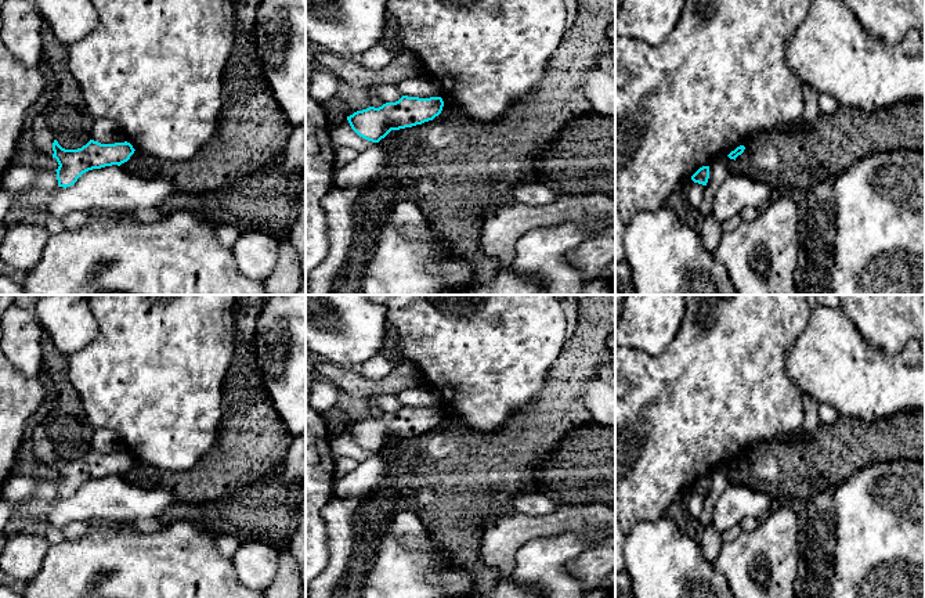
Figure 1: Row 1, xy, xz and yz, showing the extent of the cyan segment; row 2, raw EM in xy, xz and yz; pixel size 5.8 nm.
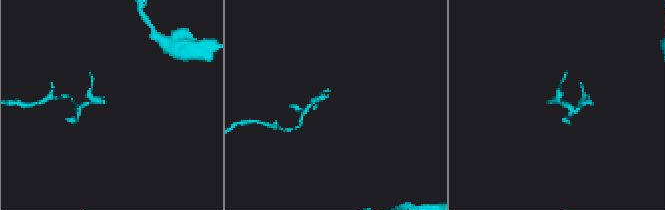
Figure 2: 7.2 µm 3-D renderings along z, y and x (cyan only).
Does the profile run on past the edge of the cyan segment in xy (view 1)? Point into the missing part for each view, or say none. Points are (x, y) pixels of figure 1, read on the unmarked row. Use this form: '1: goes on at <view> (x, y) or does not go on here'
1: does not go on here

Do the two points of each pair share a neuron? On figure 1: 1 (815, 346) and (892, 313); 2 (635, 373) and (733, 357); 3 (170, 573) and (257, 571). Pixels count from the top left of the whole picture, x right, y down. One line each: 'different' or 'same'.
1: different
2: same
3: different

